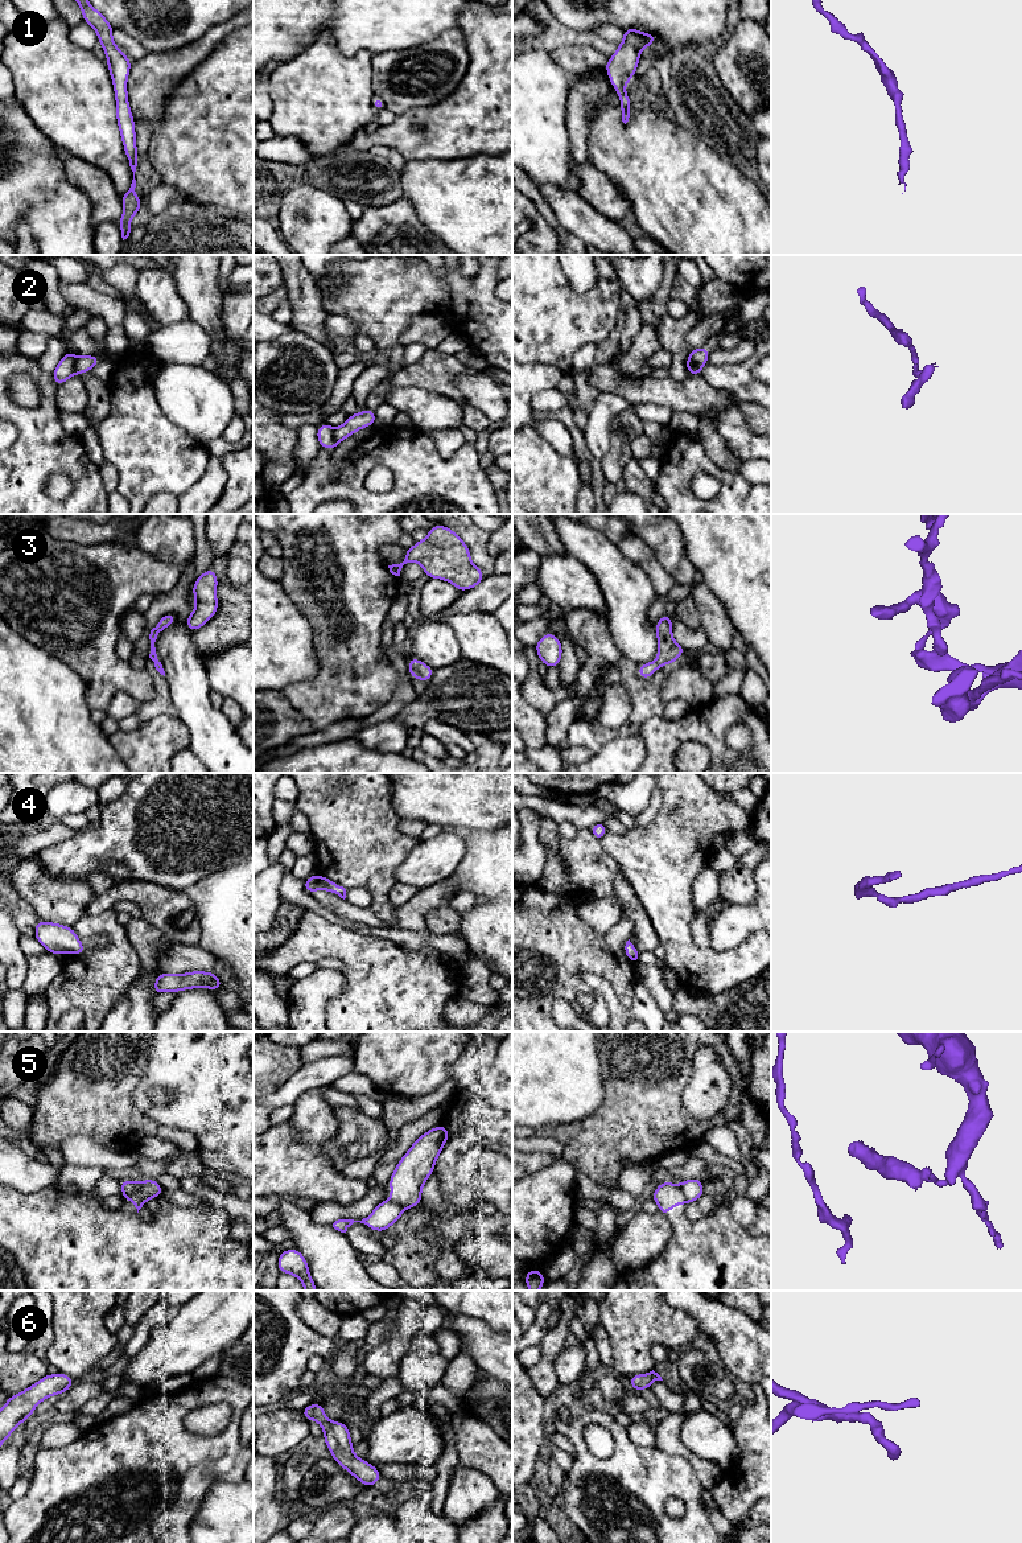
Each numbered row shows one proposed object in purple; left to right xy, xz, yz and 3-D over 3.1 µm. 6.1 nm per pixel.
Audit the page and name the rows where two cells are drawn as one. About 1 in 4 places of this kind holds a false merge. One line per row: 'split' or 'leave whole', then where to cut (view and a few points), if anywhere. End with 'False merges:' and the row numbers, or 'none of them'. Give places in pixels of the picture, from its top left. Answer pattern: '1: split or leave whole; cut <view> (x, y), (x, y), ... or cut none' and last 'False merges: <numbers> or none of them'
1: leave whole; cut none
2: split; cut xy (77, 358), (73, 373)
3: leave whole; cut none
4: leave whole; cut none
5: split; cut xy (139, 1183), (139, 1186), (126, 1197)
6: leave whole; cut none
False merges: 2, 5

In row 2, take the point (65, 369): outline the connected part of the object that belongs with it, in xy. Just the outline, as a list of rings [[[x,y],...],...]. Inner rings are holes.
[[[67,350],[65,357],[59,361],[54,373],[51,374],[57,387],[74,375],[75,359],[77,358],[74,357],[74,354]]]

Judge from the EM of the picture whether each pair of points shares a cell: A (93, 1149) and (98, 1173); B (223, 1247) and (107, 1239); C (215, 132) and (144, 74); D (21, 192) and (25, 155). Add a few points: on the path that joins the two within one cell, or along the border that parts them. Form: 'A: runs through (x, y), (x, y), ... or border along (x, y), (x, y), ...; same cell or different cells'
A: border along (66, 1164), (99, 1165), (106, 1171); different cells
B: runs through (194, 1247), (136, 1247); same cell
C: border along (190, 73), (168, 97), (159, 124); different cells
D: runs through (21, 182), (21, 164); same cell

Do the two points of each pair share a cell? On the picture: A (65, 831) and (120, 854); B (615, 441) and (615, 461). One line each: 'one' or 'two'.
A: two
B: one

